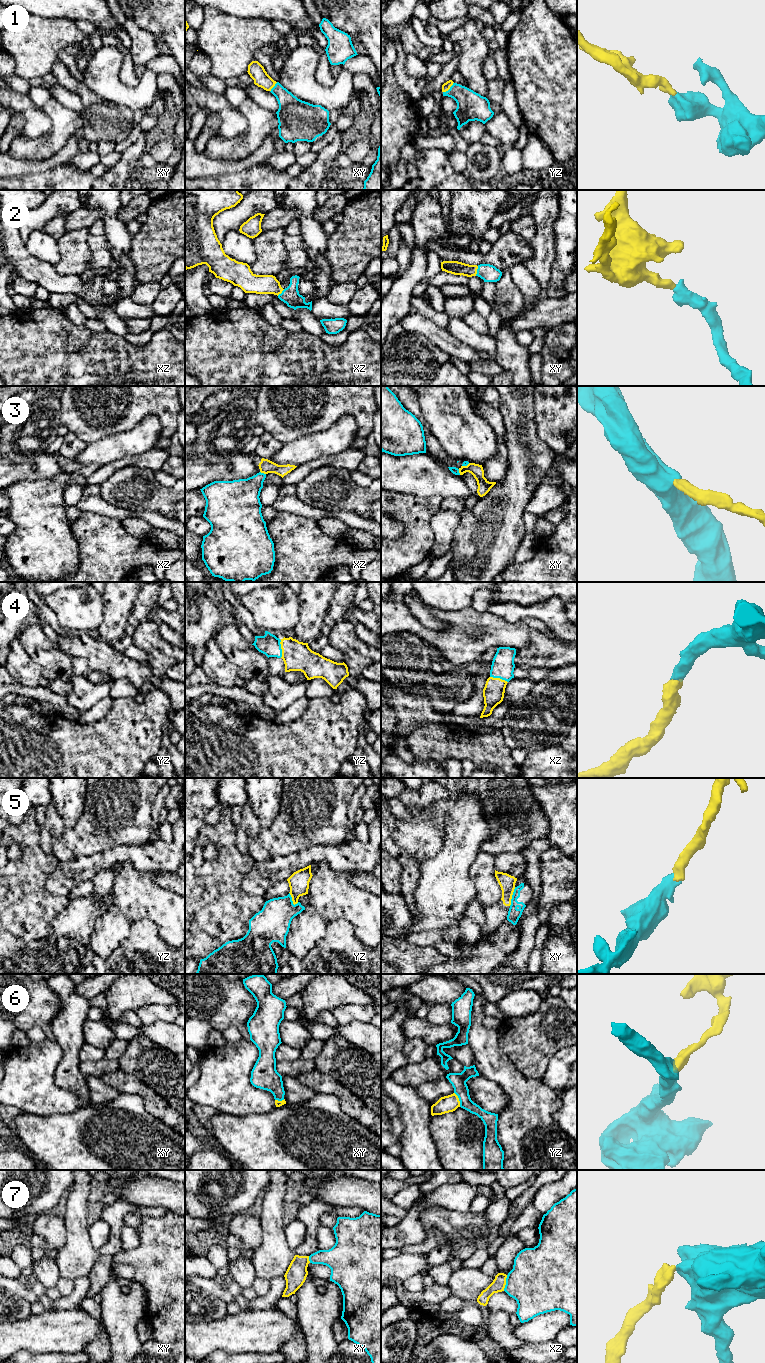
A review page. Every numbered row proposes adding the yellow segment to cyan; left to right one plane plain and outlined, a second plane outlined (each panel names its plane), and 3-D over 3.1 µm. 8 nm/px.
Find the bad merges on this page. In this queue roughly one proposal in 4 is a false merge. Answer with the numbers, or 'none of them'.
3, 5, 7

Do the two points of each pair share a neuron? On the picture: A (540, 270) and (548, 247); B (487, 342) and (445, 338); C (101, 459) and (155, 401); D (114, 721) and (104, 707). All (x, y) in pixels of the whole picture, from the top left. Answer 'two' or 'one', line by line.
A: one
B: two
C: two
D: two

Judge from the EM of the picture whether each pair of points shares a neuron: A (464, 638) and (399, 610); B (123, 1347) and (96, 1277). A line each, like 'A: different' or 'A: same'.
A: same
B: different

